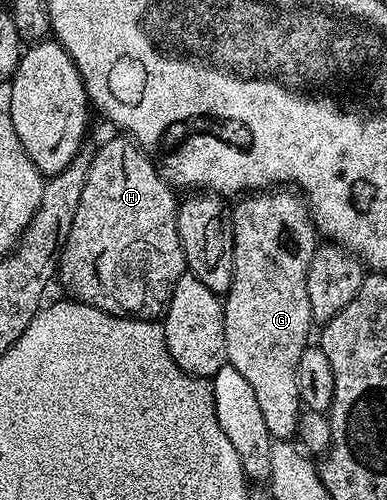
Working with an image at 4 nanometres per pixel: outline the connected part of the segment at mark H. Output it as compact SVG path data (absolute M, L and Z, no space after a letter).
M125 133L114 136L94 150L83 197L75 221L71 221L71 233L67 233L67 241L61 248L59 283L61 279L76 302L106 311L108 315L157 321L169 310L171 293L187 271L177 228L179 199L173 196L174 188L157 171L149 154L134 139Z

